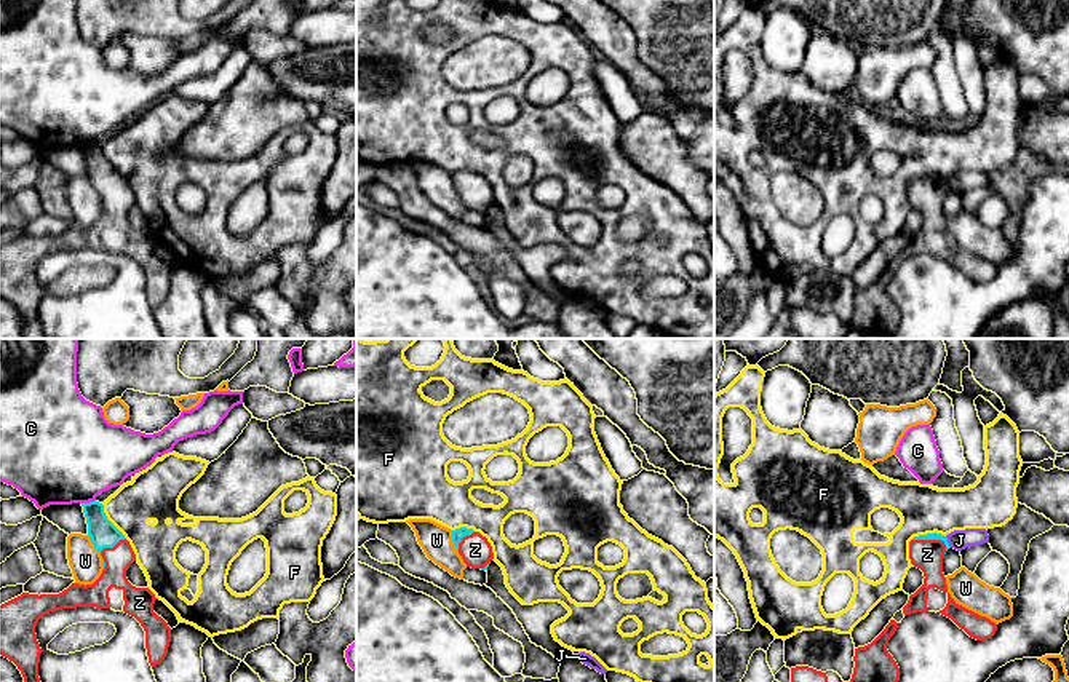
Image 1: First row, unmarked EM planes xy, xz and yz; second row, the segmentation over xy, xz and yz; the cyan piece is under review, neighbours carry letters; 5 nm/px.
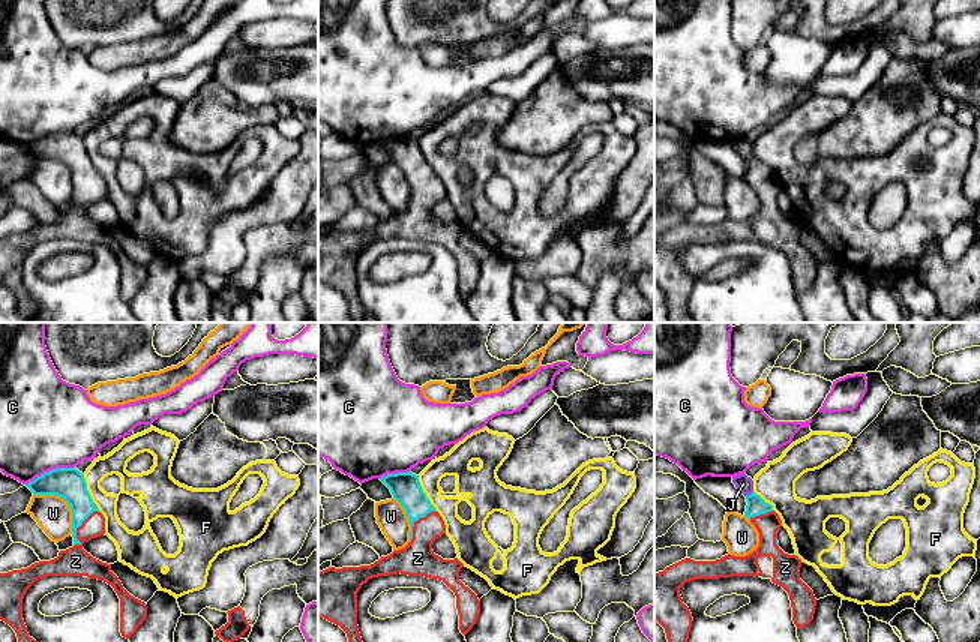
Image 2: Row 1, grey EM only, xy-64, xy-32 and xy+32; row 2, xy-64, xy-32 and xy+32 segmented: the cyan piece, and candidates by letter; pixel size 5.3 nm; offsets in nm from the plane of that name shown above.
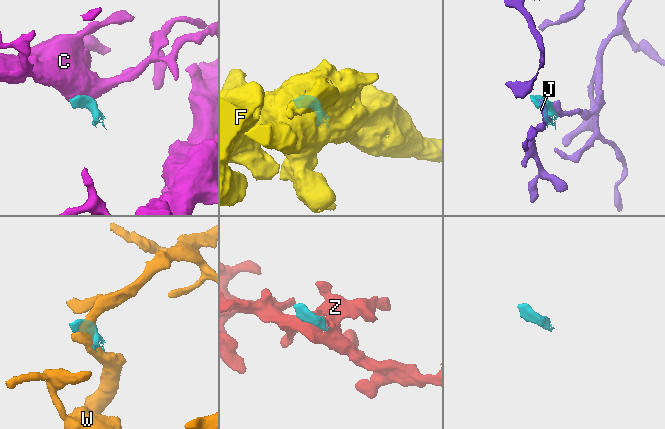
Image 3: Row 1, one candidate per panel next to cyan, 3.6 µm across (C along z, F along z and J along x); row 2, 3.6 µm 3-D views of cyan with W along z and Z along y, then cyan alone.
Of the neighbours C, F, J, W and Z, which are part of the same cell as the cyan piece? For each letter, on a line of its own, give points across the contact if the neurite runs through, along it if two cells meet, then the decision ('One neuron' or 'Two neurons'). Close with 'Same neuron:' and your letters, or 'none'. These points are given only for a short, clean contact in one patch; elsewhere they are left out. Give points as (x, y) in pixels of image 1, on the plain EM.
C: Boundary: xy (95, 141), (82, 146). Two neurons
F: Two neurons
J: Boundary: yz (945, 179), (951, 189). Two neurons
W: Two neurons
Z: Path across: yz (935, 178), (932, 181), (927, 197). One neuron
Same neuron: Z

